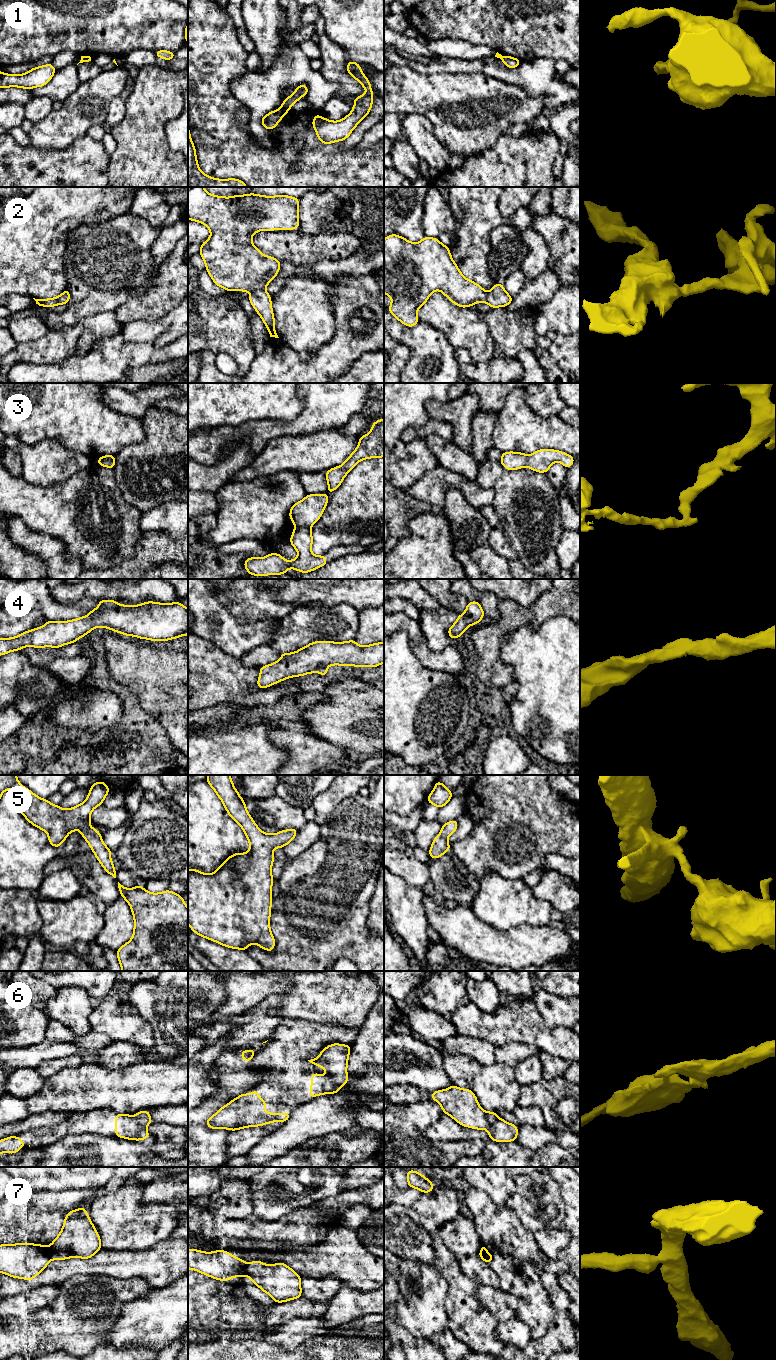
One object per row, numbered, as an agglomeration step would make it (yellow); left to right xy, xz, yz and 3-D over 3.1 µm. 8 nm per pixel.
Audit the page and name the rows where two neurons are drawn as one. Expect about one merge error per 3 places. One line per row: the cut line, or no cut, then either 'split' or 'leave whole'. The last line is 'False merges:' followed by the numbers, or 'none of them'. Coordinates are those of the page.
1: xz (281, 107), (287, 110) | split
2: xz (264, 288), (251, 293) | split
3: xz (296, 525), (309, 527) | split
4: no cut | leave whole
5: no cut | leave whole
6: xz (328, 1074), (341, 1084) | split
7: yz (480, 1251), (492, 1256) | split
False merges: 1, 2, 3, 6, 7

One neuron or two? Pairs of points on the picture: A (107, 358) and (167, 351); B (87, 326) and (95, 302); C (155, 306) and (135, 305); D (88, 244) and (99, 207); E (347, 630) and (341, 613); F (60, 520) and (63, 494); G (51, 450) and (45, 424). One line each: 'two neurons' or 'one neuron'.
A: one neuron
B: two neurons
C: one neuron
D: two neurons
E: one neuron
F: one neuron
G: two neurons

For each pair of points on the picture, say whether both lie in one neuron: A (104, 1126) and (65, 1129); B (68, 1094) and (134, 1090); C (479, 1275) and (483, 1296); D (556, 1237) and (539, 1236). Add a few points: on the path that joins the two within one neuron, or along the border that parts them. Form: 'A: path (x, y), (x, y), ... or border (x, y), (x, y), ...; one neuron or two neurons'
A: path (94, 1126), (75, 1126); one neuron
B: path (84, 1090), (118, 1090); one neuron
C: border (478, 1284), (493, 1286), (499, 1289); two neurons
D: path (552, 1237), (543, 1237); one neuron

